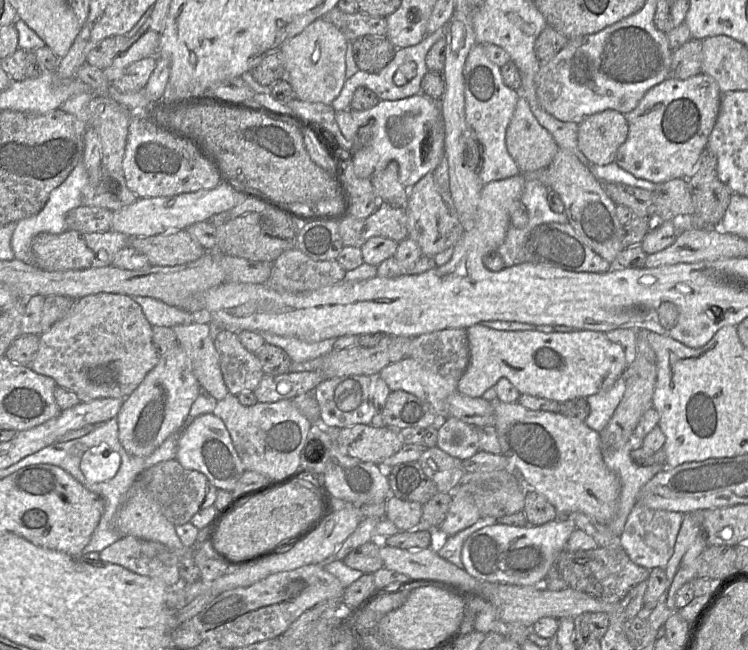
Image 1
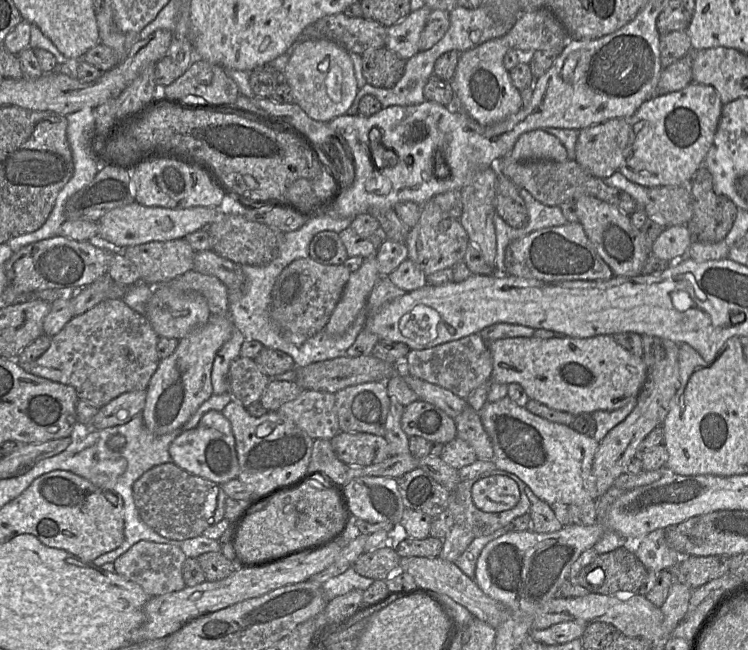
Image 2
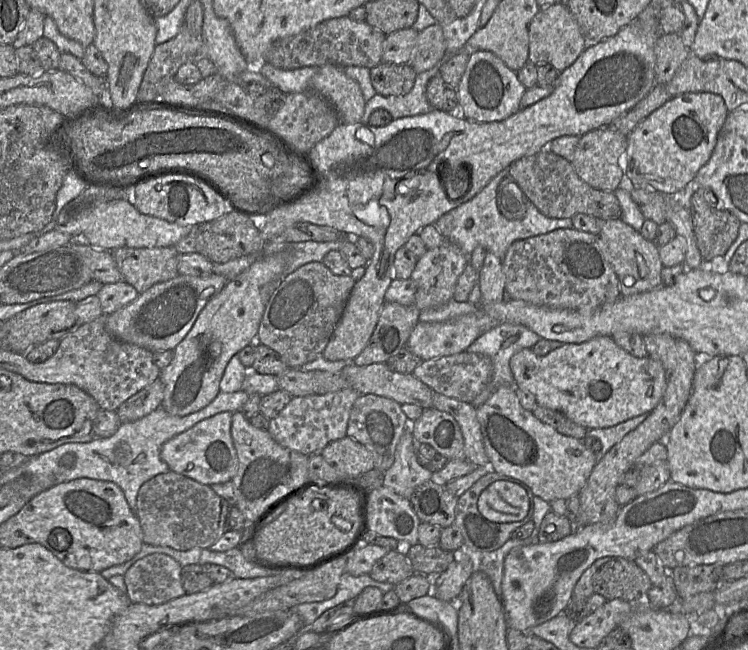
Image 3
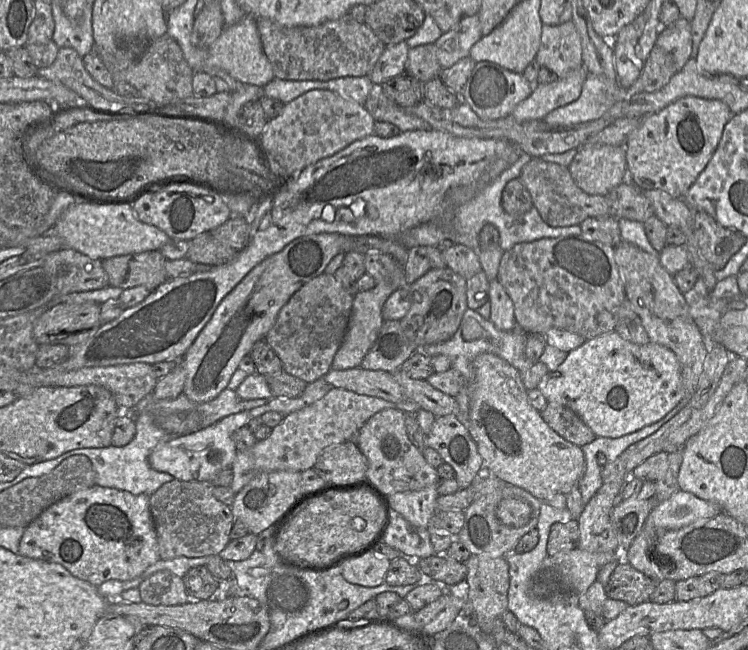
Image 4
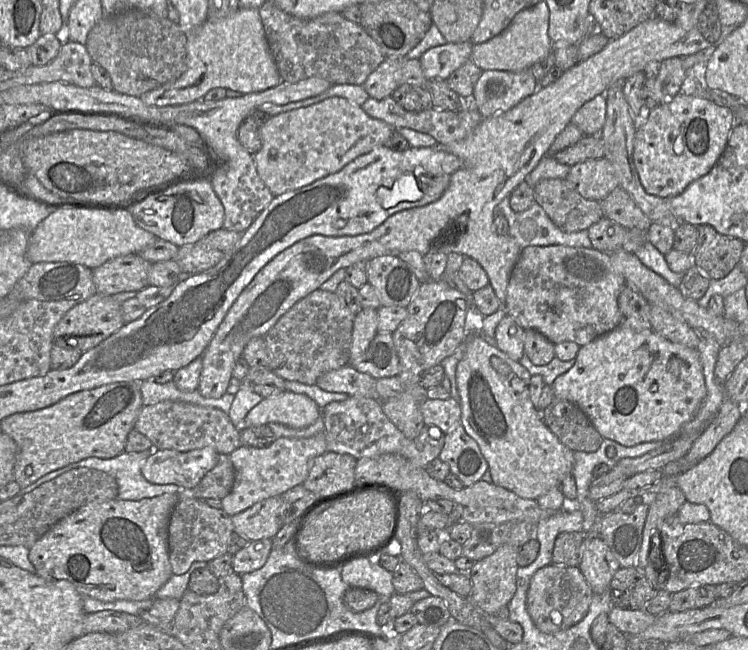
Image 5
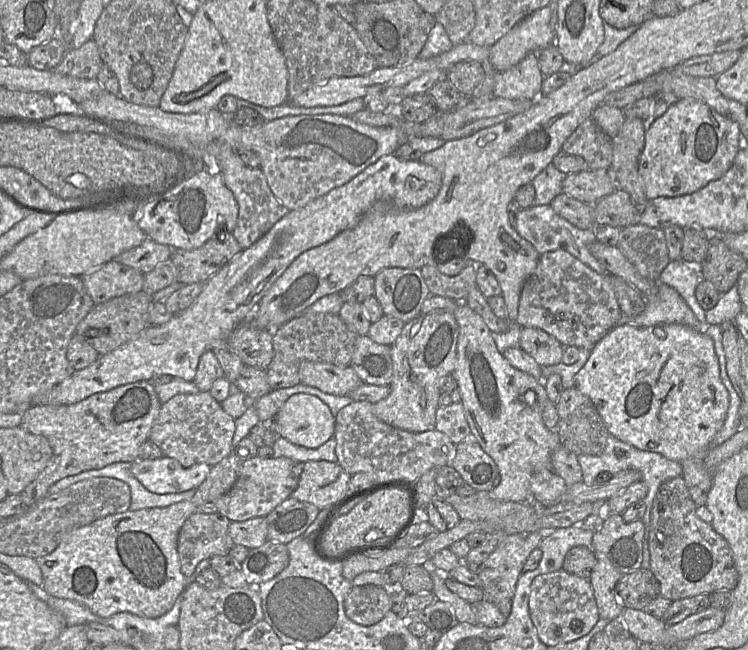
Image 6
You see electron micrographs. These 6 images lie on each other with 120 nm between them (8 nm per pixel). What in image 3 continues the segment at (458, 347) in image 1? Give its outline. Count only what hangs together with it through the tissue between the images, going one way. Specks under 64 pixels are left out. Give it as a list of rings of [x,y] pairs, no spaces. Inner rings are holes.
[[[463,351],[457,354],[423,360],[413,371],[413,376],[434,392],[471,403],[489,383],[493,374],[491,360],[483,355]]]

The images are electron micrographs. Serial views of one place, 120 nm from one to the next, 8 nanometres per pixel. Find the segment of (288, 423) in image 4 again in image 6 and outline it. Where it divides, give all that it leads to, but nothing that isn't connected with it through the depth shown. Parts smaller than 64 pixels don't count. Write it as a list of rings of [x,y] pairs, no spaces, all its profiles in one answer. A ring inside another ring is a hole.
[[[255,456],[242,463],[239,477],[233,487],[213,501],[218,512],[231,522],[255,517],[266,517],[273,509],[291,496],[296,487],[293,474],[295,462],[287,457],[260,458]]]

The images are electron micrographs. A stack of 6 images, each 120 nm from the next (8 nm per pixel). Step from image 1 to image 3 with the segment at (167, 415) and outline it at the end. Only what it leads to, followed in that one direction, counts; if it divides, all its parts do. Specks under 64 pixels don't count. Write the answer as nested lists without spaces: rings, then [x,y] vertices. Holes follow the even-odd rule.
[[[286,250],[257,257],[248,269],[228,281],[224,288],[206,304],[188,334],[175,347],[170,364],[160,370],[158,379],[164,388],[161,407],[168,414],[186,416],[204,408],[218,395],[219,384],[230,359],[244,347],[256,342],[266,303],[281,283],[281,276],[285,272],[287,262]]]

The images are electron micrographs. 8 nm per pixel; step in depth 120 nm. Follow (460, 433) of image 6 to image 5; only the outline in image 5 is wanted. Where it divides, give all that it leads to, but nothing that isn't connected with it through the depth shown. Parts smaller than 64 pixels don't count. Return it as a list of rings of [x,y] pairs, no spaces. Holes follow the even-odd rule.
[[[427,399],[420,405],[424,422],[437,426],[445,433],[452,432],[461,424],[461,405],[455,399]]]

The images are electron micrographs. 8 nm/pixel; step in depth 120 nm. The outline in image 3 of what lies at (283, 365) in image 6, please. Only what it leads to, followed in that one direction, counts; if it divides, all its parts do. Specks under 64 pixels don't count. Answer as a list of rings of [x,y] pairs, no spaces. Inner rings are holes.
[[[322,262],[307,263],[288,275],[269,297],[257,343],[276,351],[289,368],[301,368],[322,356],[355,284],[351,276],[333,274]]]

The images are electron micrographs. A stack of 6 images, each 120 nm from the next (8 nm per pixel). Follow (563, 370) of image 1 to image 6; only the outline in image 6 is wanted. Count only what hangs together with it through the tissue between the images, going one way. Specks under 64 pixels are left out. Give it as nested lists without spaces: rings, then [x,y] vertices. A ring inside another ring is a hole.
[[[630,324],[615,325],[591,349],[586,364],[574,377],[574,388],[587,396],[594,404],[609,433],[619,440],[634,446],[637,449],[656,452],[664,457],[677,461],[682,466],[682,476],[688,487],[691,498],[697,506],[705,506],[708,494],[713,483],[712,471],[704,463],[707,452],[711,449],[711,442],[721,430],[727,417],[730,396],[720,377],[720,366],[715,352],[714,341],[705,332],[699,332],[682,324],[658,324],[648,327],[633,326]]]

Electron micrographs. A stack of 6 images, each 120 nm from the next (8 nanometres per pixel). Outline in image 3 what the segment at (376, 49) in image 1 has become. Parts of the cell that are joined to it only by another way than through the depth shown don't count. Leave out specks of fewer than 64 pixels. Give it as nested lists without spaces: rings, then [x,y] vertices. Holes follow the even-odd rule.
[[[381,62],[370,69],[370,79],[376,93],[383,96],[398,96],[409,93],[417,73],[407,64]]]

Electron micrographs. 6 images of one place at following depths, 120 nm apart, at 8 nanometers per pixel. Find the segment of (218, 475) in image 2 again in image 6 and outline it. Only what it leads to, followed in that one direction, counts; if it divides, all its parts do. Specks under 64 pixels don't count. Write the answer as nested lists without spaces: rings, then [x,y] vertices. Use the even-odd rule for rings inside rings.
[[[295,393],[283,403],[269,428],[298,446],[314,449],[333,437],[335,417],[318,397]],[[163,456],[134,461],[130,471],[148,491],[169,494],[196,489],[206,479],[210,468],[205,463],[183,467],[177,460]]]

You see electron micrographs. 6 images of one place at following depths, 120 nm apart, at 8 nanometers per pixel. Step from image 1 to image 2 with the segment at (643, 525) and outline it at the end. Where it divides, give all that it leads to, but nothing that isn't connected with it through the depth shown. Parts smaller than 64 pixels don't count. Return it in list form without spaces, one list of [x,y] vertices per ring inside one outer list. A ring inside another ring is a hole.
[[[657,529],[642,540],[625,540],[623,547],[632,551],[648,571],[669,570],[681,561],[681,557],[668,546],[665,533],[665,529]]]

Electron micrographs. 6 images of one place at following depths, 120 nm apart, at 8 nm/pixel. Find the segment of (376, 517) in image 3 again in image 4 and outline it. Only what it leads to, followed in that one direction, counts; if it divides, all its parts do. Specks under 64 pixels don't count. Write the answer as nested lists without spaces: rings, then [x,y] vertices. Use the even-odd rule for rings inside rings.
[[[392,510],[388,529],[383,543],[396,549],[401,555],[416,562],[436,554],[428,528],[415,527],[399,513]]]

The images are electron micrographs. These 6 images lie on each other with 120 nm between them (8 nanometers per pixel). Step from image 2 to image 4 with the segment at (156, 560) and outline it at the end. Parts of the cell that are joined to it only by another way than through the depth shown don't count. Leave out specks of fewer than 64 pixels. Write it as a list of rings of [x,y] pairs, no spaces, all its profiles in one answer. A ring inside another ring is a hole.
[[[168,570],[155,572],[143,579],[138,590],[141,602],[148,605],[174,606],[192,601],[183,579]]]

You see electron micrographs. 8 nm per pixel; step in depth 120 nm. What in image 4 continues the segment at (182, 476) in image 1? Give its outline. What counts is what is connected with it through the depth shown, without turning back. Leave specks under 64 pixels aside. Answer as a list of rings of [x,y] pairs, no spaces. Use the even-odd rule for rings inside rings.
[[[173,479],[149,495],[149,506],[162,560],[219,555],[230,541],[231,508],[211,494],[209,483]]]

